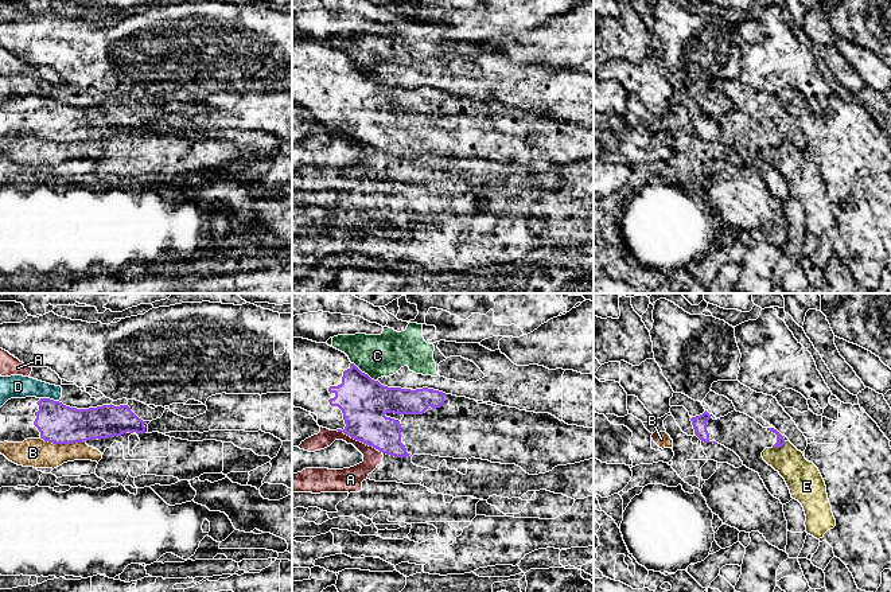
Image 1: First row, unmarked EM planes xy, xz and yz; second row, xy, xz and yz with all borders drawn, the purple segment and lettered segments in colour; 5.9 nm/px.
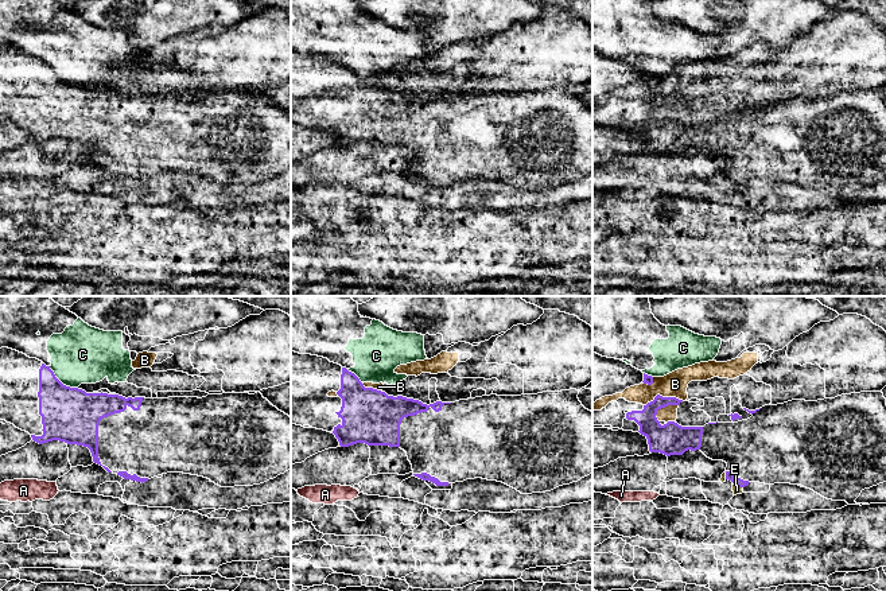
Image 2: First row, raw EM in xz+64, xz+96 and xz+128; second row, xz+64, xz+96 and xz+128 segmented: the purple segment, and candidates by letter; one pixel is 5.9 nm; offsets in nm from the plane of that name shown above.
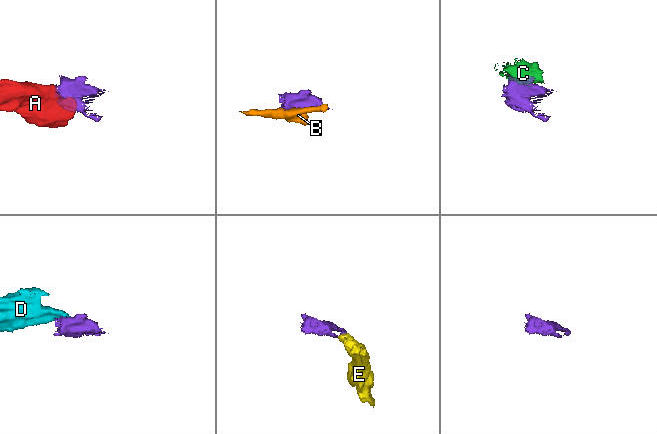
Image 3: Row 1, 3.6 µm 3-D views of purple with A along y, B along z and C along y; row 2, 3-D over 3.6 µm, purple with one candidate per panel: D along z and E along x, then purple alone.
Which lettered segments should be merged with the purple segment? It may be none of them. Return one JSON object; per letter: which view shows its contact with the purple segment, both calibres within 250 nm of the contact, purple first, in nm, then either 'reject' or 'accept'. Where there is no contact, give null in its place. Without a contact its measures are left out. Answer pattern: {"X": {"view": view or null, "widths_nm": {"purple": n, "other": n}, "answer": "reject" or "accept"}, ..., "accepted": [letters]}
{"A": {"view": "xz", "widths_nm": {"purple": 280, "other": 140}, "answer": "reject"}, "B": {"view": "xy", "widths_nm": {"purple": 240, "other": 180}, "answer": "reject"}, "C": {"view": "xz", "widths_nm": {"purple": 280, "other": 260}, "answer": "reject"}, "D": {"view": "xy", "widths_nm": {"purple": 240, "other": 140}, "answer": "reject"}, "E": {"view": "yz", "widths_nm": {"purple": 50, "other": 200}, "answer": "reject"}, "accepted": []}

